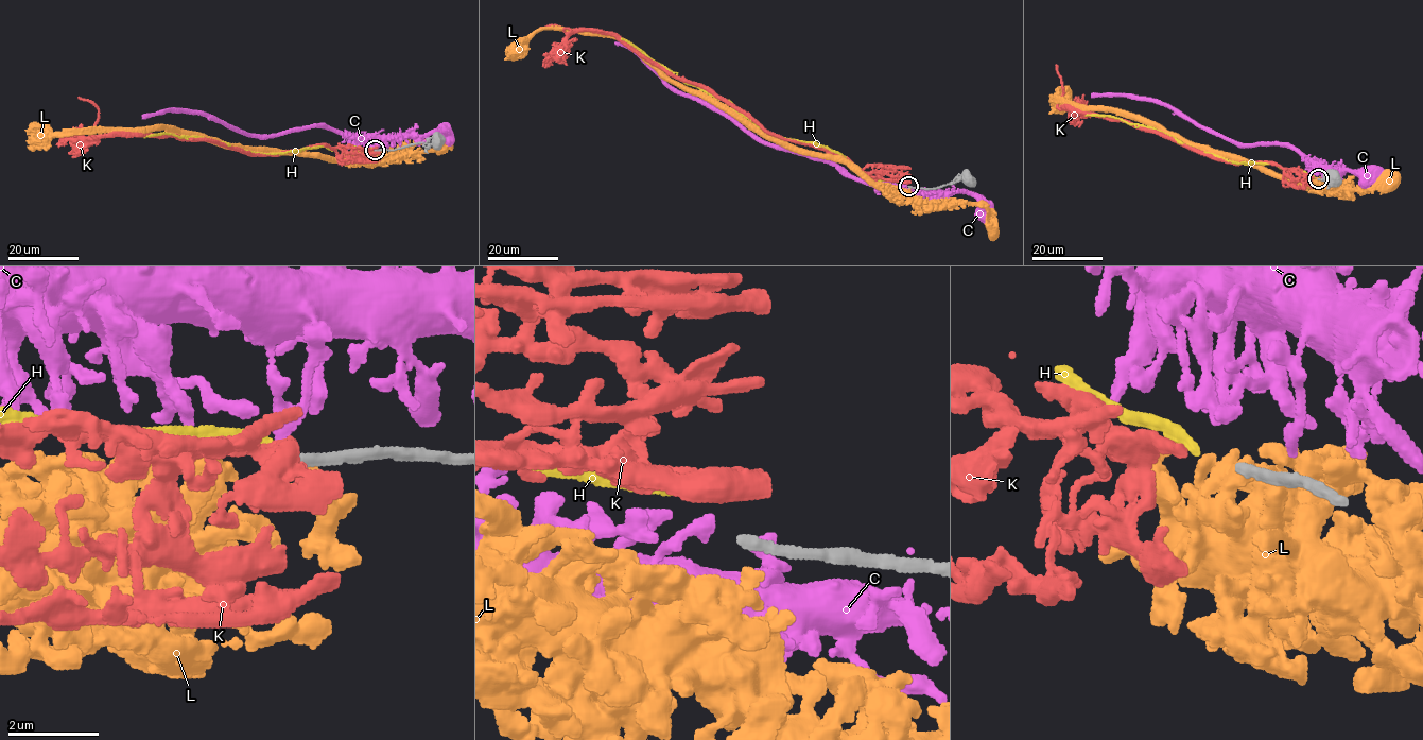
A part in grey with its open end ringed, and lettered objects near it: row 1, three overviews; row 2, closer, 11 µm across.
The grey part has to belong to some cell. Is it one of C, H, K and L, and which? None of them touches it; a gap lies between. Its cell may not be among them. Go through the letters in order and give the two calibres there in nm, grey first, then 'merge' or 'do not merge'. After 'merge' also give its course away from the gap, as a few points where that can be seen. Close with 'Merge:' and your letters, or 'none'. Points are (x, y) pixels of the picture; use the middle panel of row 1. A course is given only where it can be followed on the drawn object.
C: 240/220 nm | do not merge
H: 240/220 nm | merge | via (907, 183), (872, 179), (837, 153), (766, 133), (726, 101), (679, 80), (621, 38)
K: 240/240 nm | do not merge
L: 240/480 nm | do not merge
Merge: H

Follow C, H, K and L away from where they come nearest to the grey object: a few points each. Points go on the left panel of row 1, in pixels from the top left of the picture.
C: (374, 147), (364, 140), (431, 134), (445, 130)
H: (375, 149), (328, 149), (325, 145), (292, 152), (253, 153), (198, 136), (162, 133), (144, 137)
K: (376, 149), (322, 145), (249, 156), (208, 140), (138, 135), (96, 138), (92, 133), (98, 109), (79, 97)
L: (370, 152), (369, 158), (441, 151), (450, 144), (446, 137)

